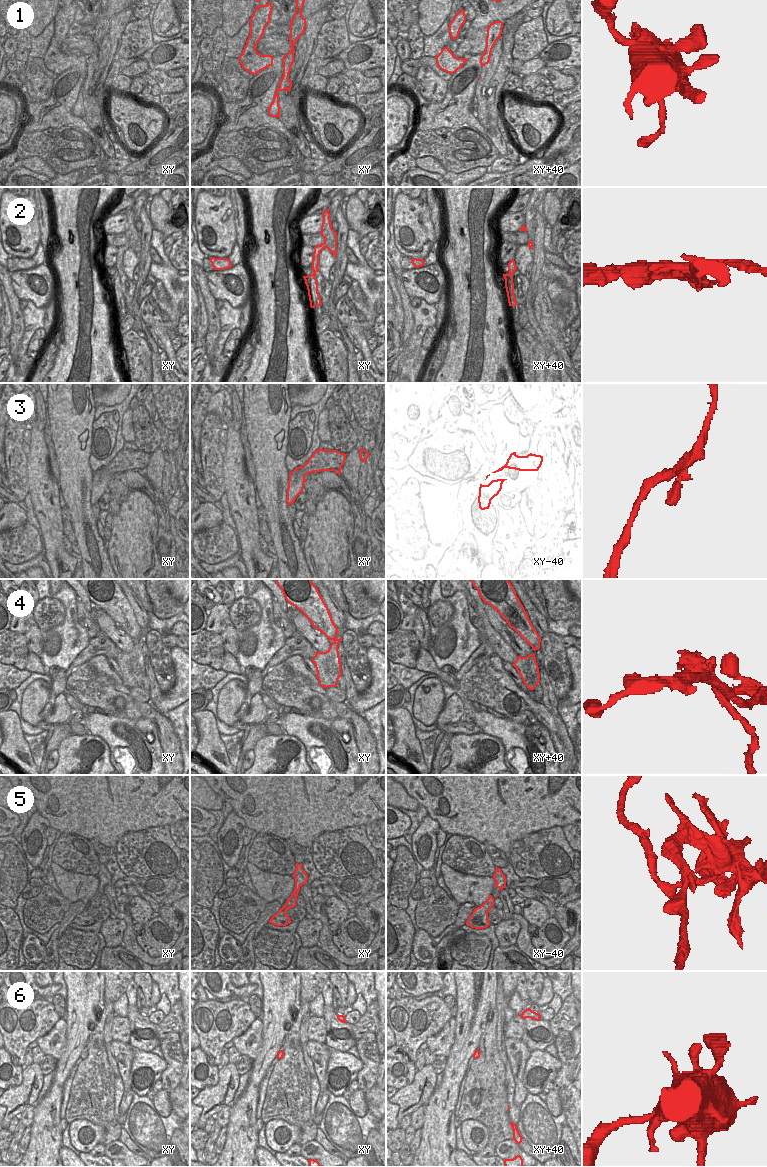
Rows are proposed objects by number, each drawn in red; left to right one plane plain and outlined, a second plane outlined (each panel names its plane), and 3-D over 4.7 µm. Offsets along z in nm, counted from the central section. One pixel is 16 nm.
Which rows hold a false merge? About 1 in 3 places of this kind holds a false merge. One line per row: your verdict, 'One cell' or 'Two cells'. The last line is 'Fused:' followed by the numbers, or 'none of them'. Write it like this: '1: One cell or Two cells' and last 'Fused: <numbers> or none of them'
1: Two cells
2: Two cells
3: One cell
4: Two cells
5: Two cells
6: One cell
Fused: 1, 2, 4, 5.

